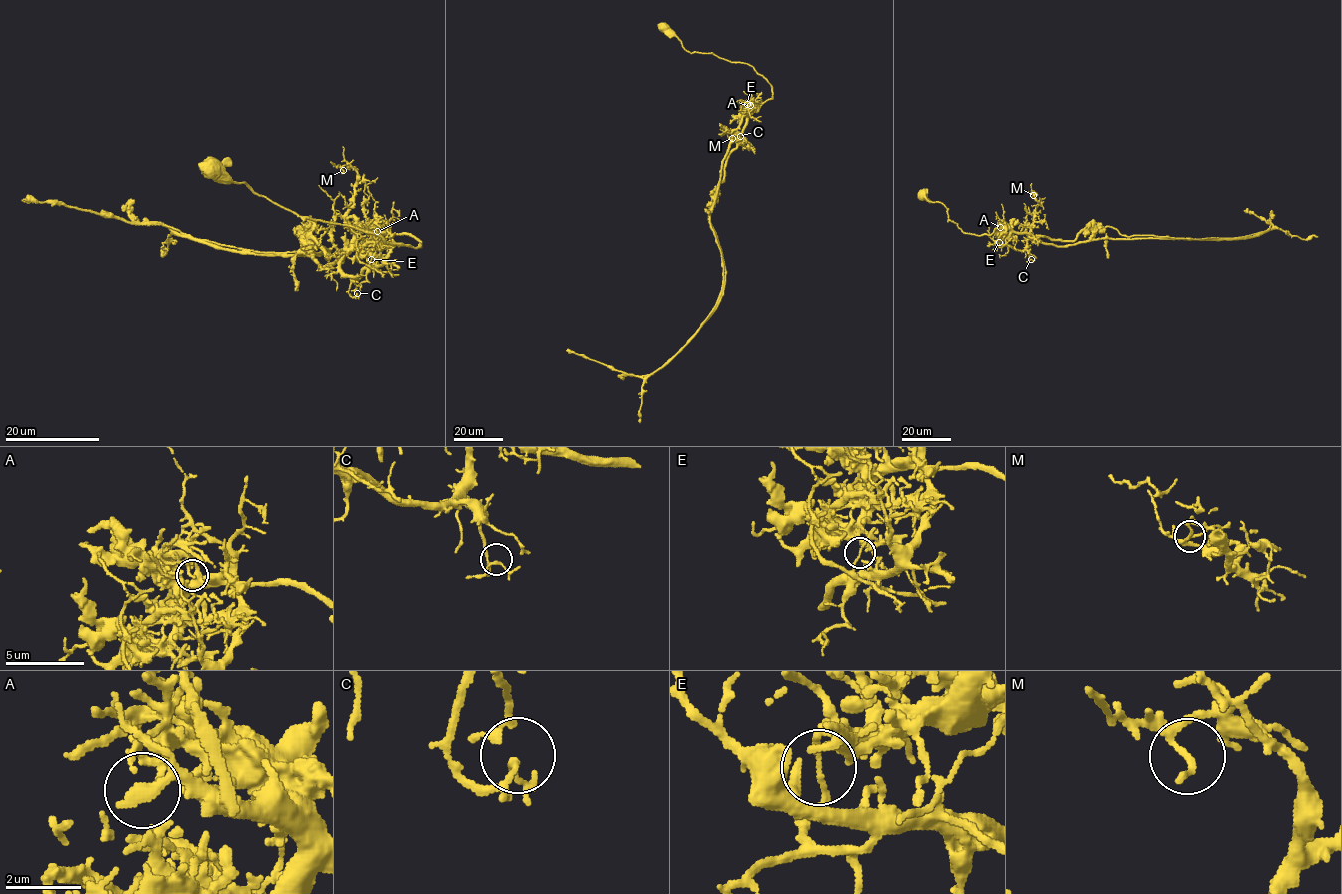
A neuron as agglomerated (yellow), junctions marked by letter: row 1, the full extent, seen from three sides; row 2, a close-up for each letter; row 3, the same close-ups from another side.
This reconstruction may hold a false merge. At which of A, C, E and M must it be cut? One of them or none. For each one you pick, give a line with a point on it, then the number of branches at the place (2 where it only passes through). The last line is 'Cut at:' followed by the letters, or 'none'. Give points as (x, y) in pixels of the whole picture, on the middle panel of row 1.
E: place (747, 104); branches 2
Cut at: E

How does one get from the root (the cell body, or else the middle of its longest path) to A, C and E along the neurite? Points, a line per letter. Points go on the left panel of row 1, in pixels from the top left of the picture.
A: (211, 168), (299, 216), (421, 245), (406, 234), (390, 234), (379, 218), (377, 231)
C: (211, 168), (299, 216), (421, 243), (381, 234), (376, 263), (351, 276), (349, 294), (357, 293)
E: (211, 168), (299, 216), (353, 225), (391, 243), (421, 243), (390, 234), (388, 247), (371, 260)

